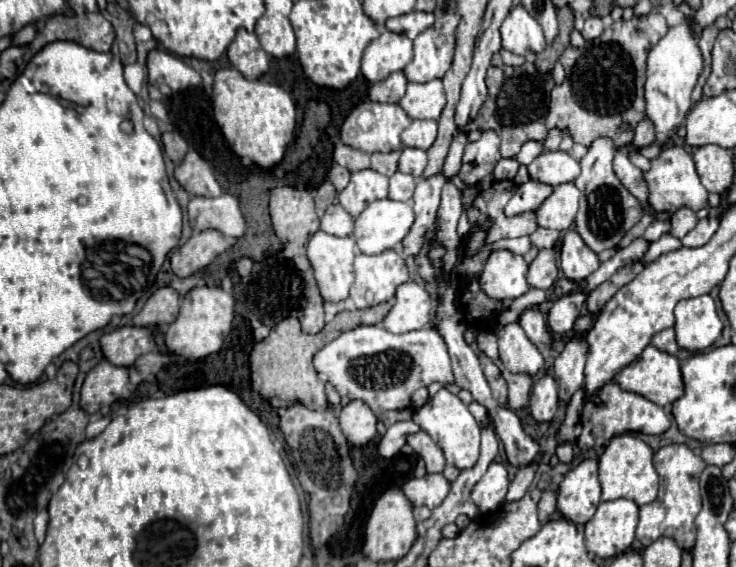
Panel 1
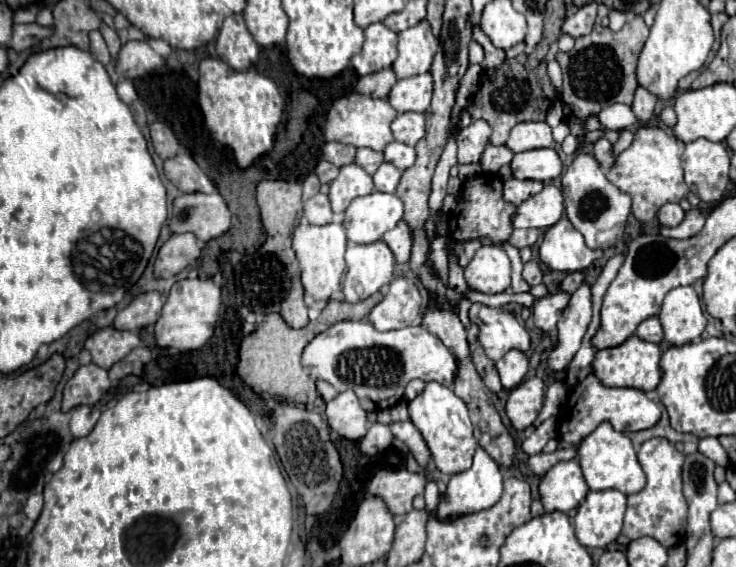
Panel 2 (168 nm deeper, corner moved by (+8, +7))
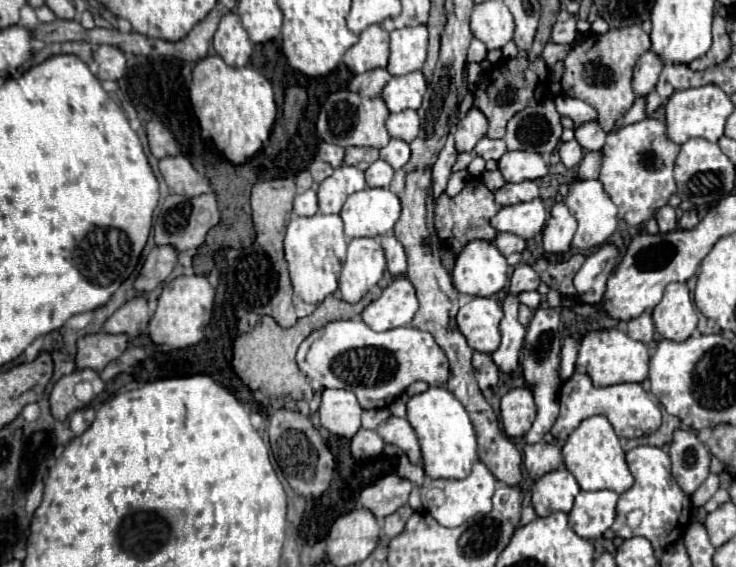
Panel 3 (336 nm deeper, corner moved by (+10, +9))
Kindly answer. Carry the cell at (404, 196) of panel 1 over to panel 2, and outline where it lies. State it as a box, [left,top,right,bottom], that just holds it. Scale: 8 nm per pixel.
[374,163,402,193]

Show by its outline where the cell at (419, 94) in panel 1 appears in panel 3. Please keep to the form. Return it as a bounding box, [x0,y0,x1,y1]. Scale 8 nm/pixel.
[382,71,426,113]

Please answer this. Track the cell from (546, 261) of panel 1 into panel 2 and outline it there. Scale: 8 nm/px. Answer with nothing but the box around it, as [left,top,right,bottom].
[522,261,542,285]

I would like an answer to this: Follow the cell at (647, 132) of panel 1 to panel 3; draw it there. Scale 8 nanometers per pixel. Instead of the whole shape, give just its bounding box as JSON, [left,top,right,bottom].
[632,51,664,95]

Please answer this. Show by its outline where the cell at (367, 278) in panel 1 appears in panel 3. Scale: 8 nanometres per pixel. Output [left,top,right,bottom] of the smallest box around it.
[340,237,386,303]

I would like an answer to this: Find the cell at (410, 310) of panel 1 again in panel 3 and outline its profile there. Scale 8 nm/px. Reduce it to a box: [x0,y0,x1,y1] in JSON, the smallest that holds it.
[360,277,418,331]

